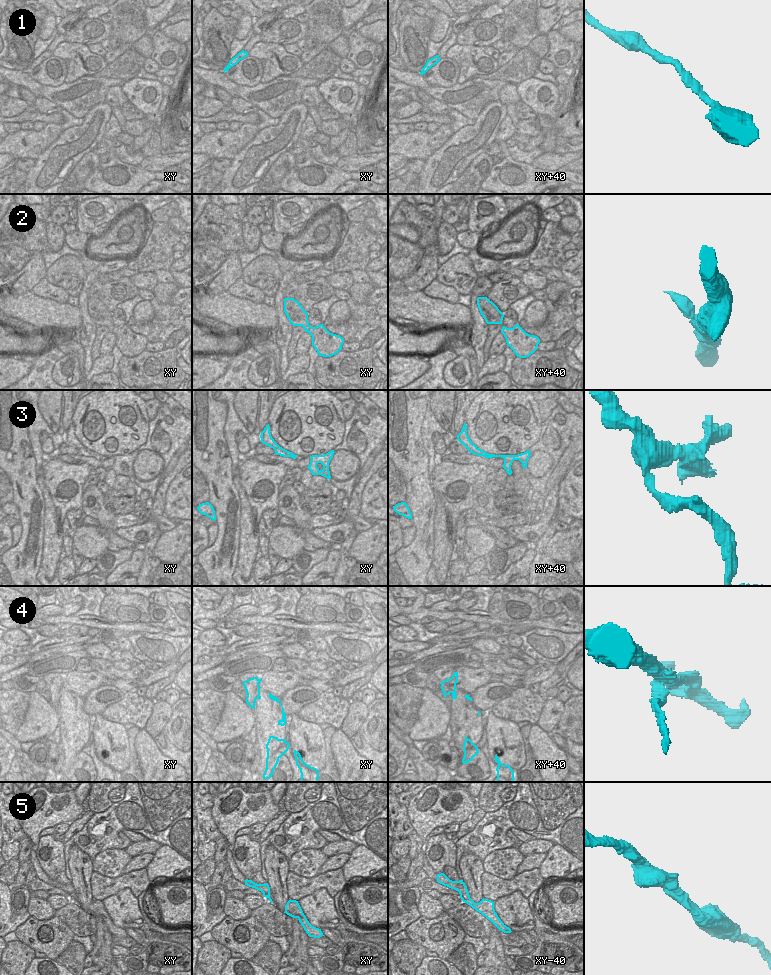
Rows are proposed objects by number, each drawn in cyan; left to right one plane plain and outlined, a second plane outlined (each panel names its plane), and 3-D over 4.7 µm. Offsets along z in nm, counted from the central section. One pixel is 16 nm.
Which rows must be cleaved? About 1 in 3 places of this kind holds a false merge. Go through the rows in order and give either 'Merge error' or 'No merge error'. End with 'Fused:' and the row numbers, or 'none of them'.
1: No merge error
2: No merge error
3: Merge error
4: Merge error
5: No merge error
Fused: 3, 4.

